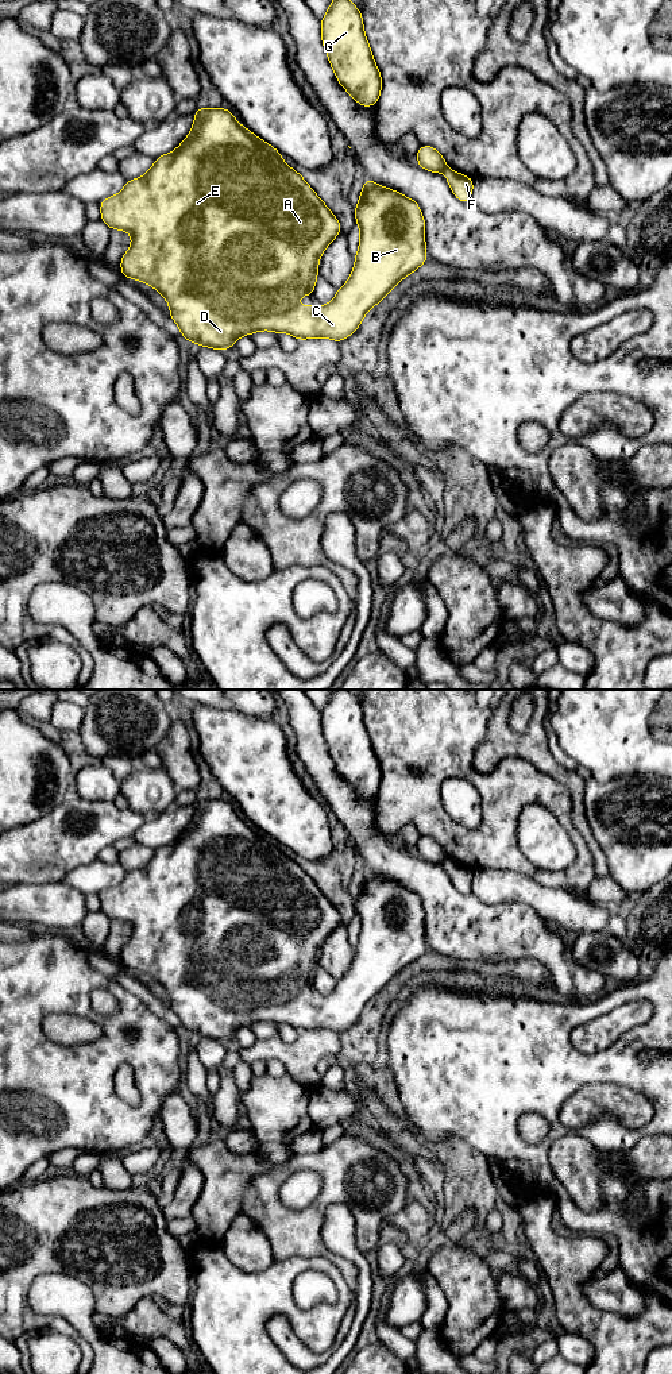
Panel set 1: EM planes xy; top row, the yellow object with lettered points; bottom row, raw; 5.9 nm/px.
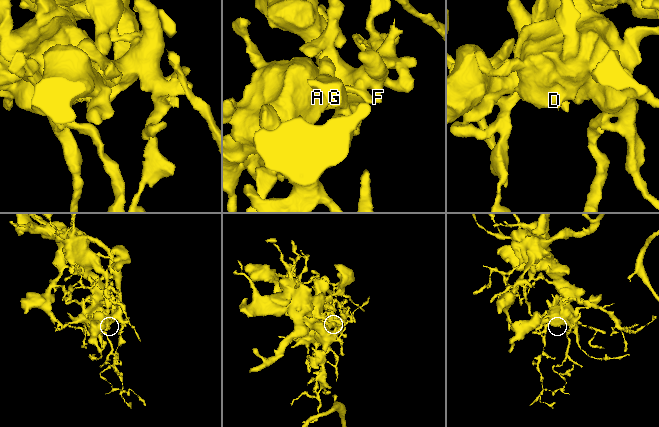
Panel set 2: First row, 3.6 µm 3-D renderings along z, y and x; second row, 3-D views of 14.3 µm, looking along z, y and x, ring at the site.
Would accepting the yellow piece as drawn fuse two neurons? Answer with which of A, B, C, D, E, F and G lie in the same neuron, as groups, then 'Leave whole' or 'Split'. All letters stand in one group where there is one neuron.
Groups: A B C D E F G. Leave whole

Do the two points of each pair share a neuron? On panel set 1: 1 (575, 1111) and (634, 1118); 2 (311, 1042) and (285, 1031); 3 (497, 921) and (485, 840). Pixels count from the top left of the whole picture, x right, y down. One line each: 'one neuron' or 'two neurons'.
1: one neuron
2: two neurons
3: two neurons

